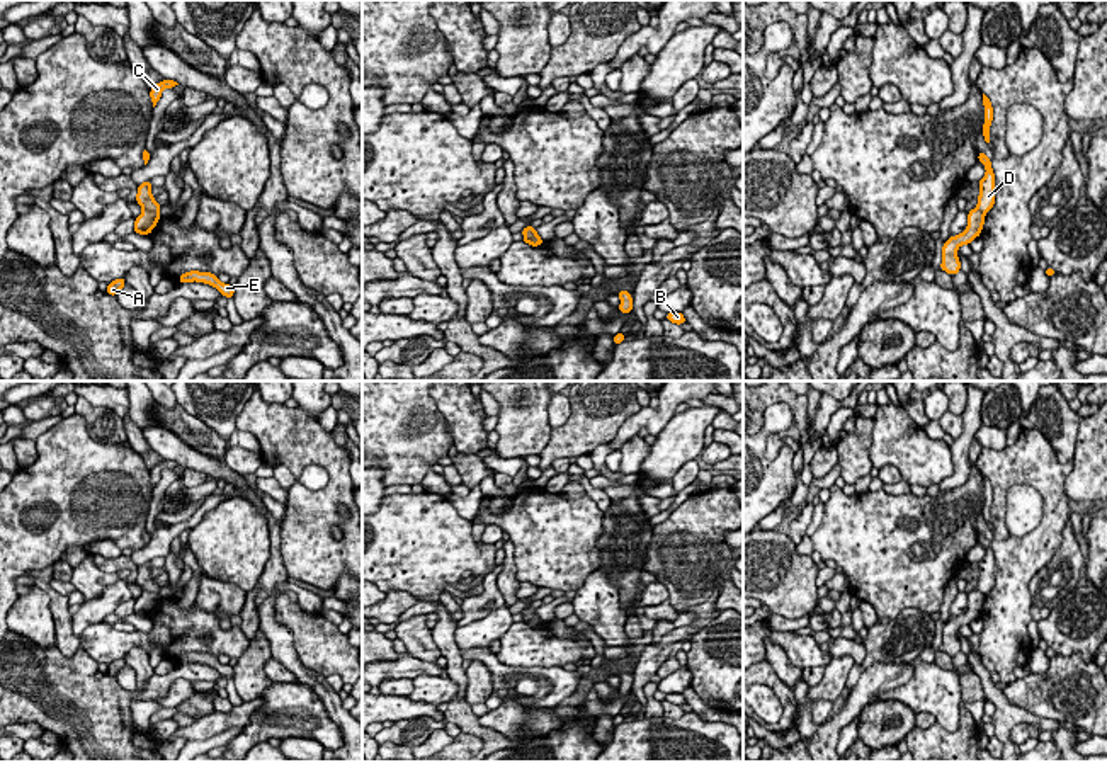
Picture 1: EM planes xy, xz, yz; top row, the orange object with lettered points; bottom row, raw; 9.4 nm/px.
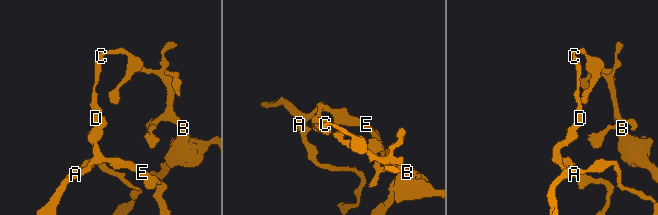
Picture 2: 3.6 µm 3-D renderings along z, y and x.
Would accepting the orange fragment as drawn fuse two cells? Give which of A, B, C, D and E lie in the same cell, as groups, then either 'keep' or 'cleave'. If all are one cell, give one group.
A E / B C D; cleave

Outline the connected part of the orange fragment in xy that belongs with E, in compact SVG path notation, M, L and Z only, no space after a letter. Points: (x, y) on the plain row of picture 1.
M190 651L190 653L184 653L179 660L180 665L192 663L192 662L209 665L209 667L216 668L226 679L235 677L233 667L231 665L223 665L218 660L218 657L214 657L211 653Z

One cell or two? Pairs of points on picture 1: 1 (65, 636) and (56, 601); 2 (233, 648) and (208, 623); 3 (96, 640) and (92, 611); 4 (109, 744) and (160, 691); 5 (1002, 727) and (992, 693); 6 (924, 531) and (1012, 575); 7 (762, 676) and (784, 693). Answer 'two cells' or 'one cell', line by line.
1: one cell
2: one cell
3: two cells
4: one cell
5: one cell
6: two cells
7: one cell

